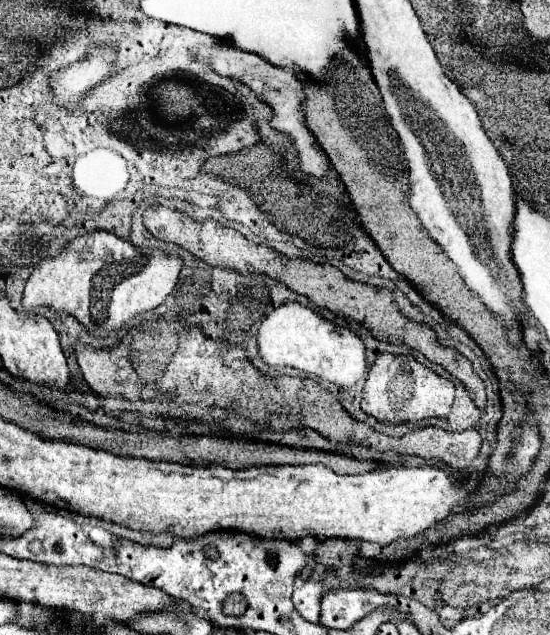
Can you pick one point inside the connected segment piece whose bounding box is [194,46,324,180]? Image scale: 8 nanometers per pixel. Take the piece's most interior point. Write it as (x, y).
(280, 89)

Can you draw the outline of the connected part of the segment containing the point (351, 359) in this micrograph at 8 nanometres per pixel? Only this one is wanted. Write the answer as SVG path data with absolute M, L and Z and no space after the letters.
M298 302L284 304L262 320L258 328L258 356L270 368L288 366L304 370L342 390L356 386L366 372L364 342L352 330L324 320L314 310L300 306Z

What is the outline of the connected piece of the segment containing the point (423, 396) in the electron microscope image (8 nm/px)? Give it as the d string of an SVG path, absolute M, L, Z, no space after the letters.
M380 354L368 372L364 384L362 410L382 424L408 424L424 418L446 418L454 402L454 384L436 372L418 364L410 356Z

